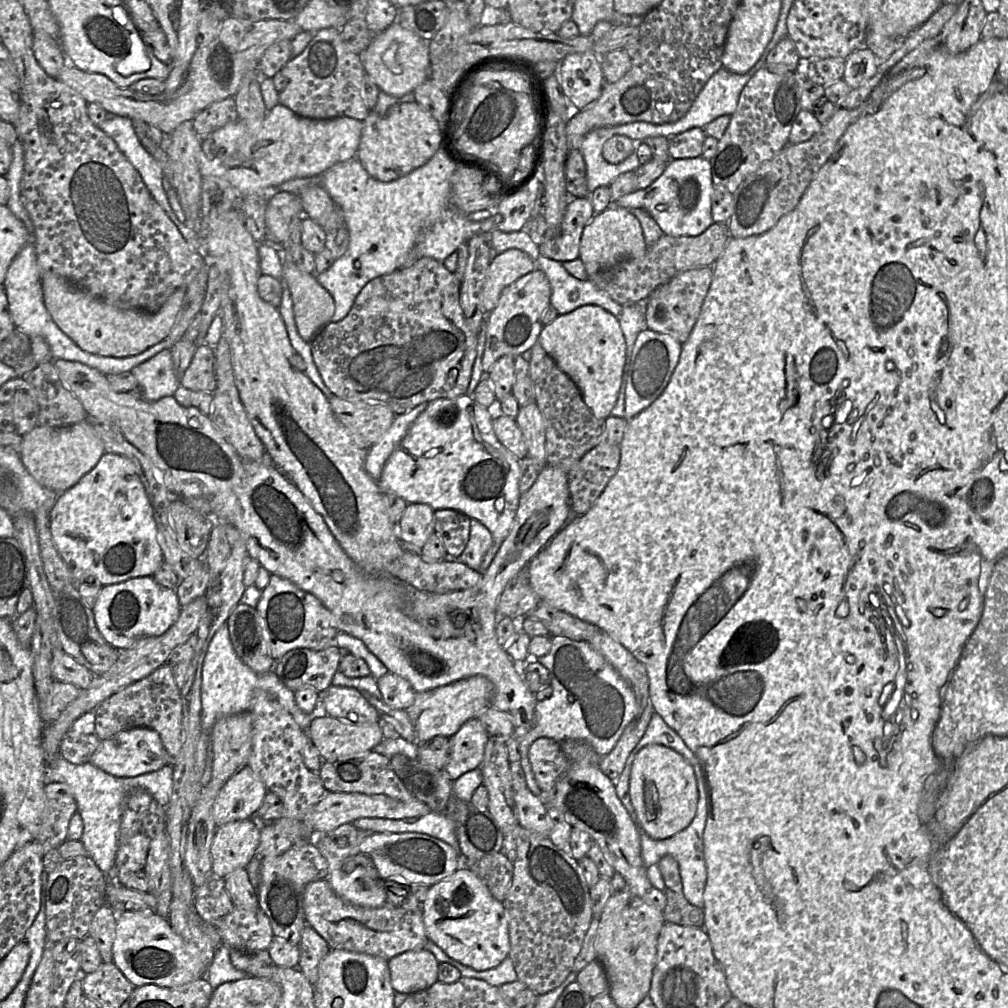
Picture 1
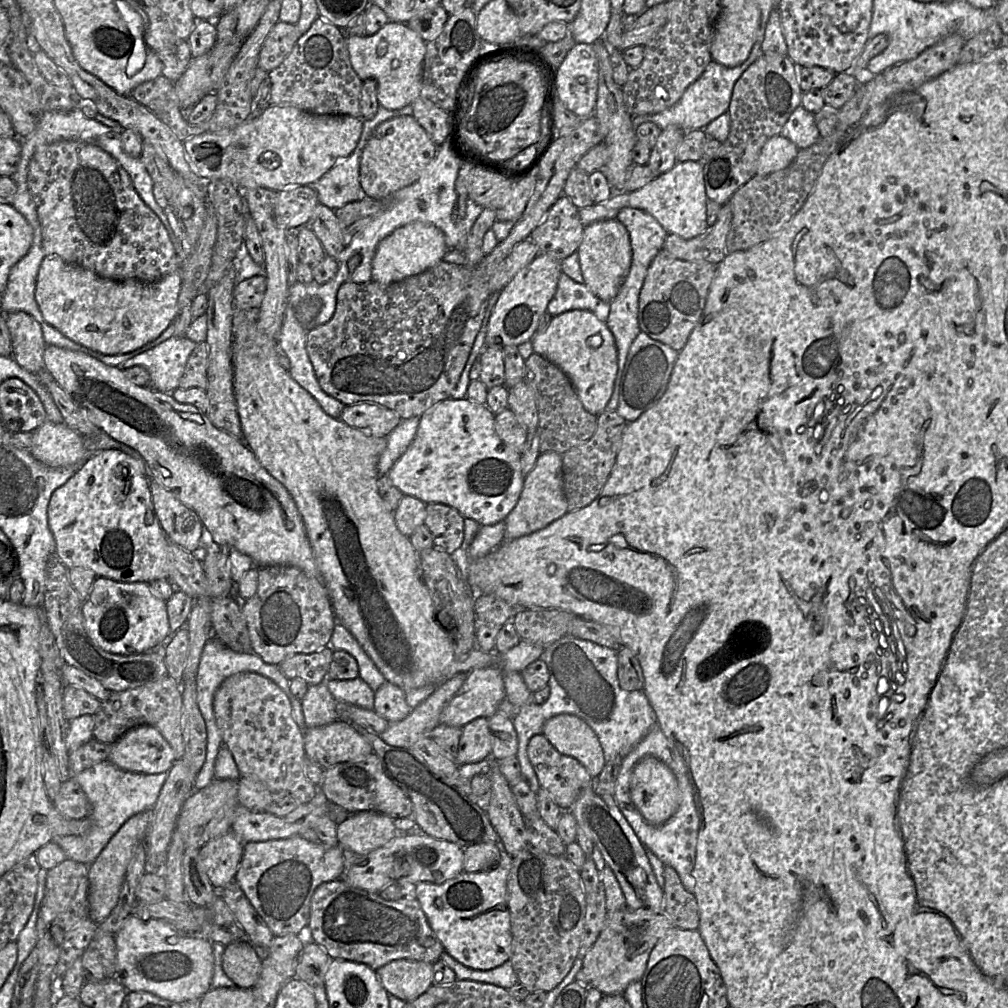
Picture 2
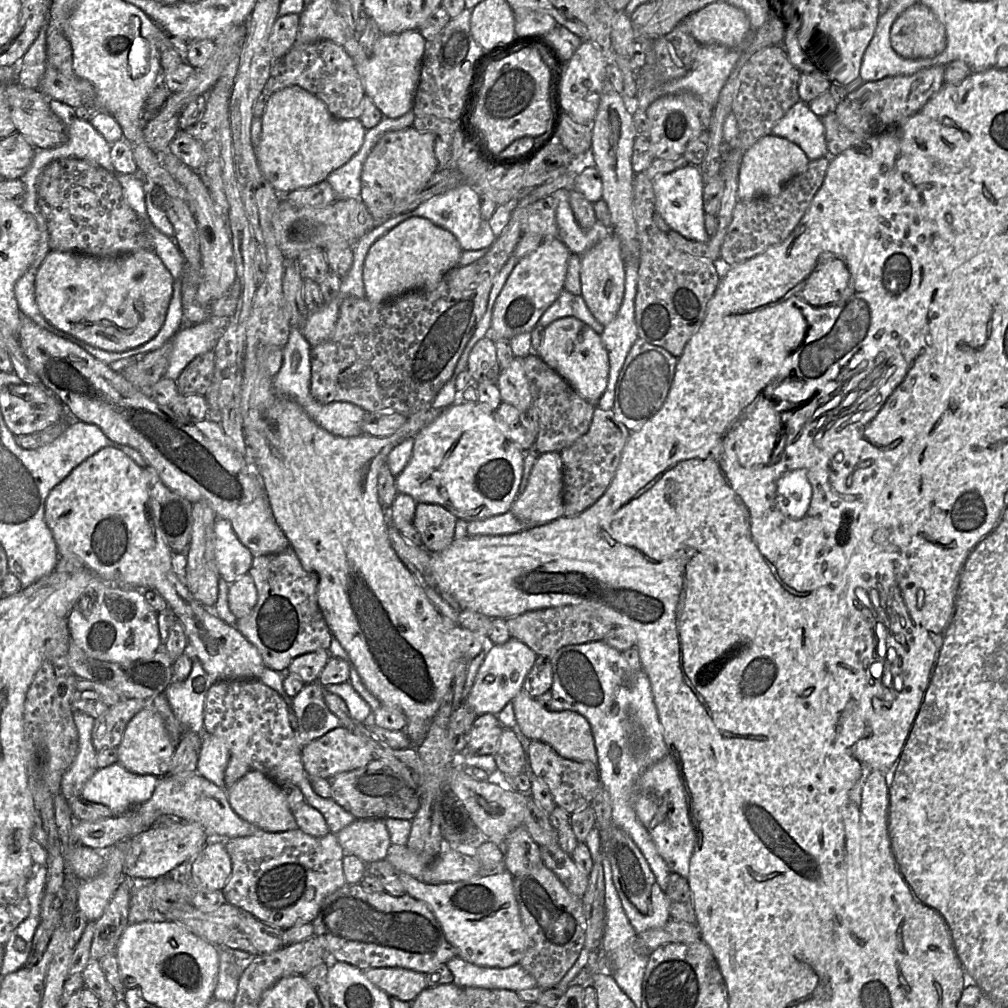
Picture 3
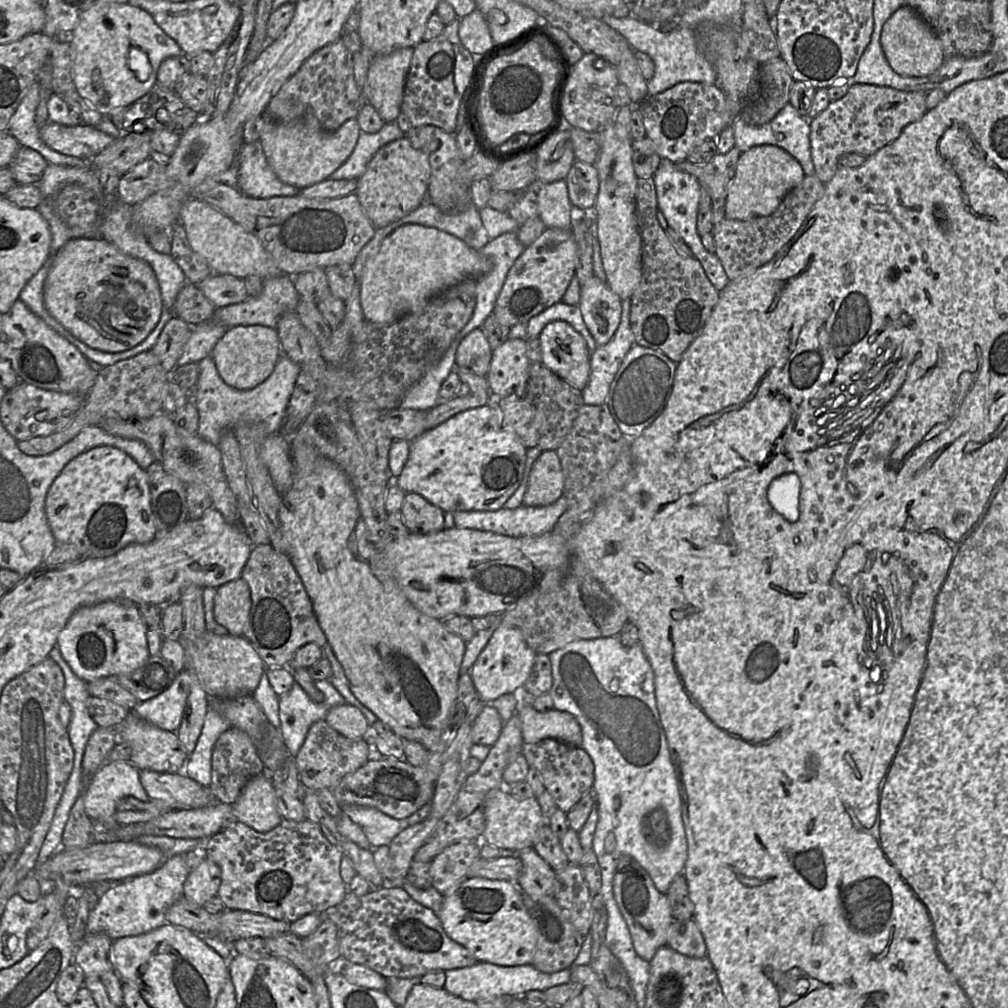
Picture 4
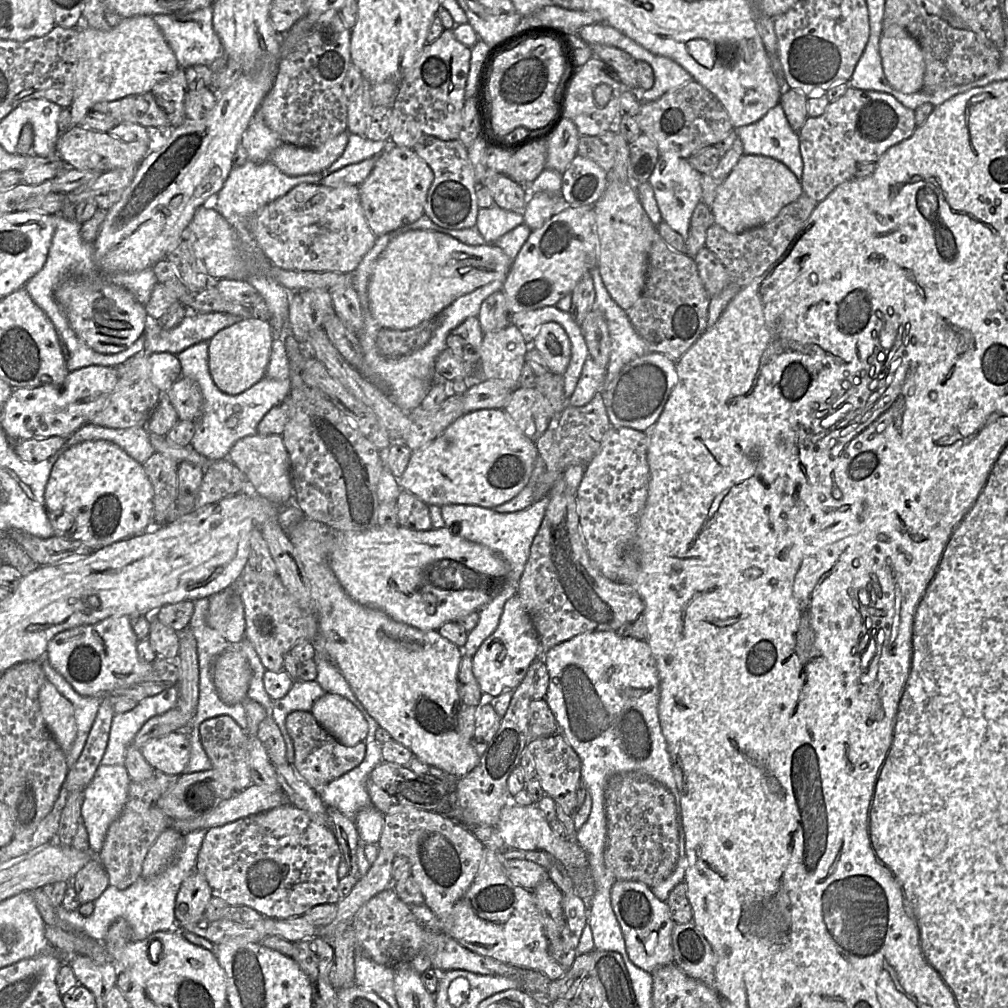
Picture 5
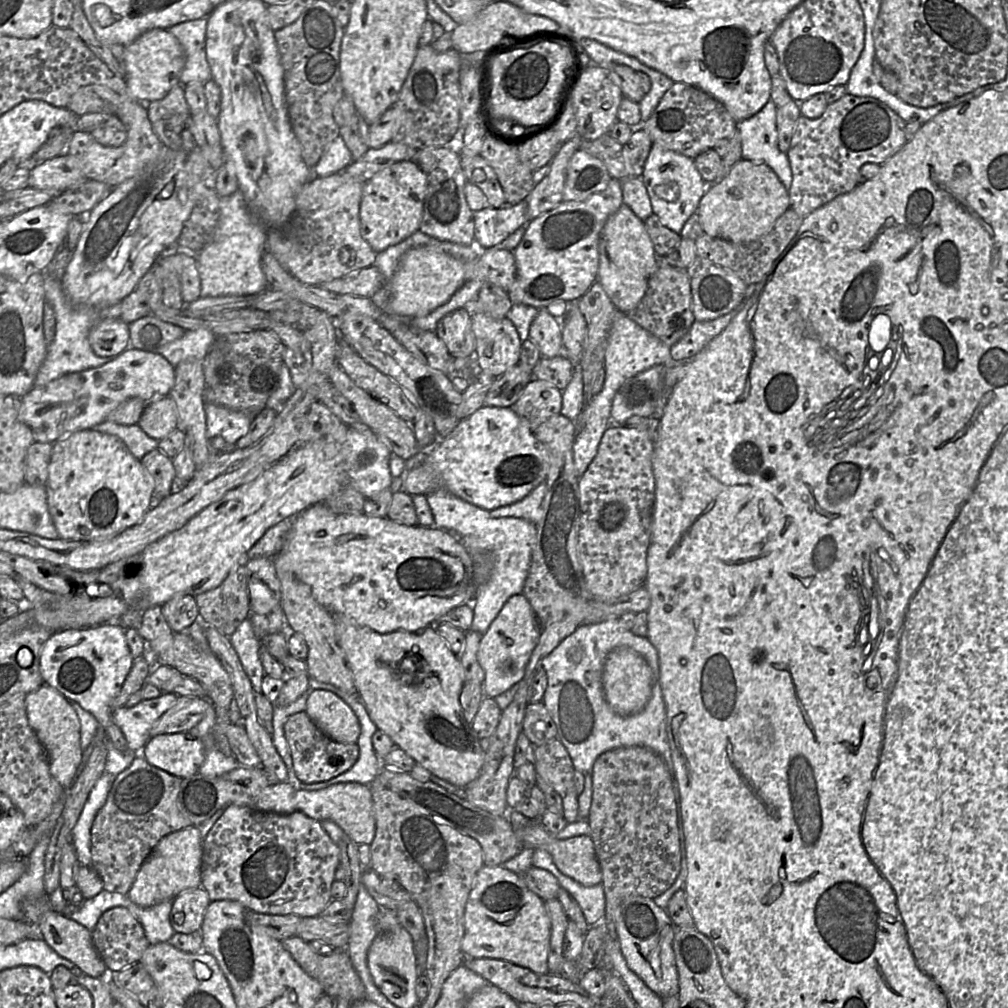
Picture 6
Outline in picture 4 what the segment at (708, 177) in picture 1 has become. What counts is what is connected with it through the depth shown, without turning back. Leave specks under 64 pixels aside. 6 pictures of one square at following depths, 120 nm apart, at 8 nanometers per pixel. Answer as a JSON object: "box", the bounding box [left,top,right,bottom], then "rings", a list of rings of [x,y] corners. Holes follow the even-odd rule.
{"box":[537,159,730,292],"rings":[[[662,159],[661,164],[653,175],[658,209],[665,216],[668,226],[673,228],[691,248],[694,257],[701,263],[708,279],[719,292],[730,282],[715,253],[711,253],[703,246],[701,236],[697,232],[697,217],[701,197],[701,185],[696,176],[676,168],[675,163]],[[559,180],[537,186],[538,216],[547,228],[571,229],[574,220],[574,206],[568,196],[568,189],[565,180]]]}

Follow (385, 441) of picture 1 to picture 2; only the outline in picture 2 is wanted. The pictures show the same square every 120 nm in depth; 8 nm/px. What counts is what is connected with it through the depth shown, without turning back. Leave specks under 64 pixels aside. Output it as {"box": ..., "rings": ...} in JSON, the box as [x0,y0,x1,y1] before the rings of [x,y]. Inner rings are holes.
{"box":[378,417,421,476],"rings":[[[421,417],[402,419],[387,436],[387,445],[378,461],[378,474],[386,476],[396,461],[404,454],[413,441]]]}

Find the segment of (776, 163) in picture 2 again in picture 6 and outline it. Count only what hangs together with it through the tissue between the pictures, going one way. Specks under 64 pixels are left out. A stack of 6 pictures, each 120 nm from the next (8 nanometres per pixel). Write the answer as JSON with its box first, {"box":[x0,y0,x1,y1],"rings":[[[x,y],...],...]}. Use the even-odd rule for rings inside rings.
{"box":[697,158,789,243],"rings":[[[742,158],[722,180],[708,185],[697,214],[704,233],[710,237],[746,243],[768,233],[789,207],[789,192],[776,173],[764,163]]]}

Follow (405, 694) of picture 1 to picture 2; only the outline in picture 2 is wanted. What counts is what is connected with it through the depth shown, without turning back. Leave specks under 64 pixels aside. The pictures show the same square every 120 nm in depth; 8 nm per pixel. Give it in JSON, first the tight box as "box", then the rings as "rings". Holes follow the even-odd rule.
{"box":[373,681,412,723],"rings":[[[385,681],[375,692],[373,710],[389,723],[395,723],[406,718],[412,709],[406,702],[405,692]]]}

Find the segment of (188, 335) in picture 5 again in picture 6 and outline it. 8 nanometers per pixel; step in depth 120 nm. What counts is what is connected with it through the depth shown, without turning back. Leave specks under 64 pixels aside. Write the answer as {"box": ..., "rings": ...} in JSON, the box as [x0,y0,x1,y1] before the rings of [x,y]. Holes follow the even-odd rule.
{"box":[128,315,186,353],"rings":[[[153,315],[139,318],[128,326],[130,334],[128,348],[155,353],[158,348],[181,338],[186,331]]]}

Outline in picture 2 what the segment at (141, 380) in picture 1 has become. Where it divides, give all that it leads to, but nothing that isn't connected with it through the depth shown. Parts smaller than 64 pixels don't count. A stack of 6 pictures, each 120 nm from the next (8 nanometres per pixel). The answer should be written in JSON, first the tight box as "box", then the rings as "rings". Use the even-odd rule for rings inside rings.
{"box":[121,336,197,393],"rings":[[[172,336],[160,345],[122,363],[121,370],[145,367],[155,390],[172,393],[179,387],[188,359],[197,343],[187,336]]]}

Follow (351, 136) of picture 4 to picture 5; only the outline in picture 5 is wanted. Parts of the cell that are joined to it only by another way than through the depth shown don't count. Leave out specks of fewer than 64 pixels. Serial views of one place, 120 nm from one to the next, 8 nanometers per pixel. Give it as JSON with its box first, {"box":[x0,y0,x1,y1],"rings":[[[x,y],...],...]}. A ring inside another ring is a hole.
{"box":[269,130,349,176],"rings":[[[346,130],[314,149],[282,143],[272,151],[269,162],[288,176],[323,173],[343,154],[349,135]]]}

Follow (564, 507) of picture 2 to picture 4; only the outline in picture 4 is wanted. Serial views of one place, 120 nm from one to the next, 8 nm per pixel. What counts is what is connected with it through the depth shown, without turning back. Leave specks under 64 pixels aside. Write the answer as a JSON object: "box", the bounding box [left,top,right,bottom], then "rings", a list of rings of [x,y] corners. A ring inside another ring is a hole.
{"box":[522,450,564,505],"rings":[[[556,450],[542,451],[532,466],[522,504],[550,505],[563,495],[563,491],[564,476]]]}

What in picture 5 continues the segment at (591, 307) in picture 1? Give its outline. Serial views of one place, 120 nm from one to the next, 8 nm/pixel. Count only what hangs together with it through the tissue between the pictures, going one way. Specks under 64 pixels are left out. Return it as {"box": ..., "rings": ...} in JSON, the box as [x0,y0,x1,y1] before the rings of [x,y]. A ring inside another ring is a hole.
{"box":[532,322,571,375],"rings":[[[557,322],[543,323],[532,341],[544,357],[550,371],[563,375],[571,359],[571,343],[565,329]]]}

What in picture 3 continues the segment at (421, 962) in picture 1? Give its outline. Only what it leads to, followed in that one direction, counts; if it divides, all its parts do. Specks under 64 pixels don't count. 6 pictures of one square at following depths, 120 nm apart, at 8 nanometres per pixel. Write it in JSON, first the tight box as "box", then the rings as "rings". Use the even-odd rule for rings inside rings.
{"box":[363,967,426,1003],"rings":[[[399,967],[372,968],[363,971],[367,979],[390,998],[411,1003],[426,989],[426,974]]]}

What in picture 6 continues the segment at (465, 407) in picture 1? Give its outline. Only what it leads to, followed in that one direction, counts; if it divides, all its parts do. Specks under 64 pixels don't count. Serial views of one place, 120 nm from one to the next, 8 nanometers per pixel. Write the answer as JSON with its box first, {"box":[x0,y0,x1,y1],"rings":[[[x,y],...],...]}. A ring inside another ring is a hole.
{"box":[402,405,549,511],"rings":[[[483,405],[470,416],[460,420],[455,429],[443,439],[437,439],[435,444],[426,450],[426,457],[423,462],[406,473],[402,481],[403,489],[410,495],[428,495],[439,489],[446,489],[451,494],[474,504],[482,509],[491,511],[498,507],[505,506],[517,502],[524,498],[531,492],[538,484],[545,481],[549,471],[549,452],[542,442],[540,442],[534,435],[533,431],[527,424],[519,417],[512,407],[496,407]]]}

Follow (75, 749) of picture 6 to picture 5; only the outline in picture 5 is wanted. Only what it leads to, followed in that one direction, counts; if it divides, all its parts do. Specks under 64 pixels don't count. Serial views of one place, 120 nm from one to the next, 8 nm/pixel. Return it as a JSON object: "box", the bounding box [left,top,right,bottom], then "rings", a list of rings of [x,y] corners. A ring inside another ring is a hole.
{"box":[38,681,77,757],"rings":[[[48,681],[41,686],[38,700],[49,732],[67,757],[77,733],[72,703]]]}

